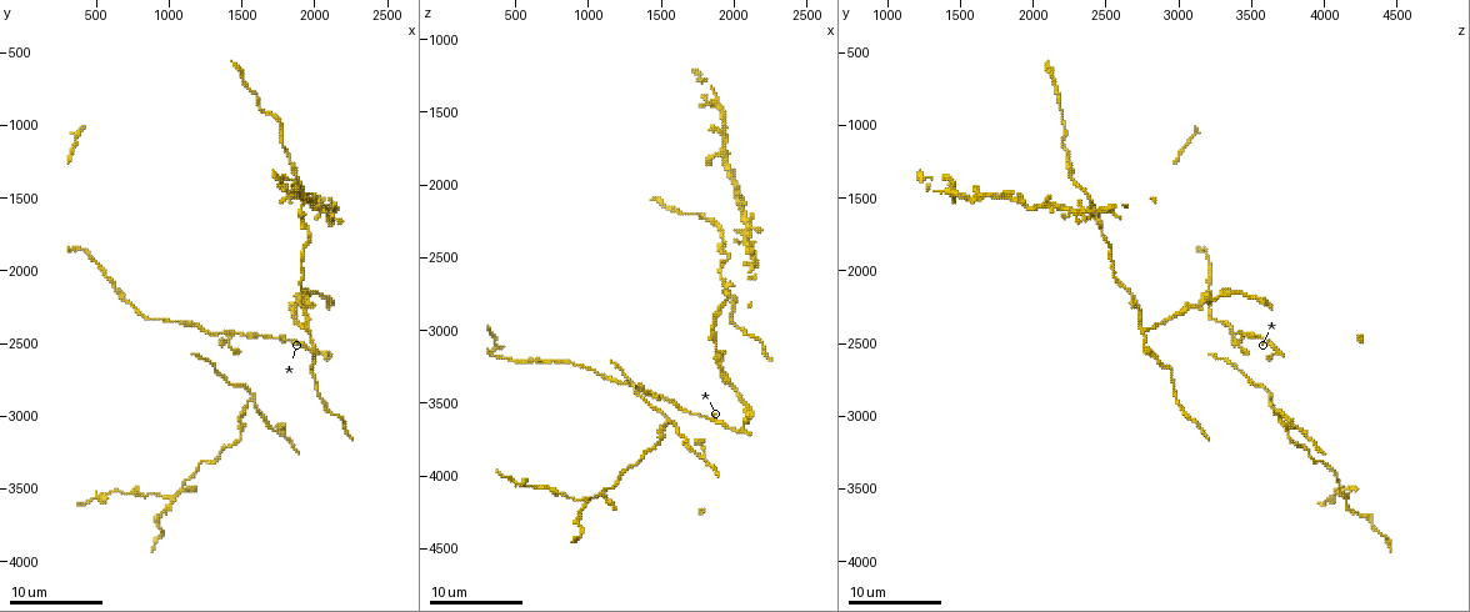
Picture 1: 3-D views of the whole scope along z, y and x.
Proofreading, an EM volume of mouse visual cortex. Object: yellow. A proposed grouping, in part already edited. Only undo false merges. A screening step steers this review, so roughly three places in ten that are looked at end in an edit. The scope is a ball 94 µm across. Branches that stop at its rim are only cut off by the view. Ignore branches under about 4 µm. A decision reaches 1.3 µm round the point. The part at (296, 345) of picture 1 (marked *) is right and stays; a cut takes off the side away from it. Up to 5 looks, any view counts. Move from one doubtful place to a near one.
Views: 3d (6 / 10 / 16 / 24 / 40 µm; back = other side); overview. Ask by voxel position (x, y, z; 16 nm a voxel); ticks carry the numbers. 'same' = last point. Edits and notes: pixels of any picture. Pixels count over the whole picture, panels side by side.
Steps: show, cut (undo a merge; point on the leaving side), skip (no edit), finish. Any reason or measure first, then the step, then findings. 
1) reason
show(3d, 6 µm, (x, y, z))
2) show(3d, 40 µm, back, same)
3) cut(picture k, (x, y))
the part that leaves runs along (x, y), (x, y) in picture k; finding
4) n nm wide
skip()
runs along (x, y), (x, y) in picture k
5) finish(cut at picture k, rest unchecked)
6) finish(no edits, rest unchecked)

three arms meet
show(3d, 10 µm, (1560, 2880, 3640))

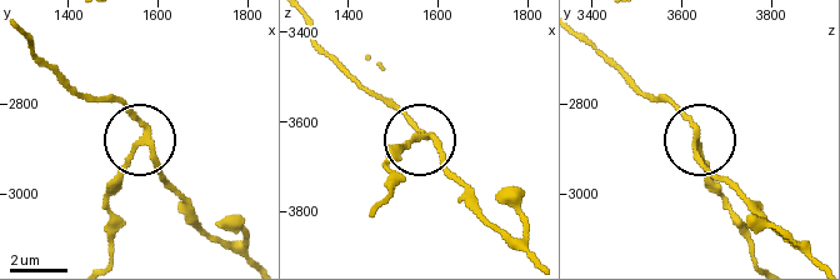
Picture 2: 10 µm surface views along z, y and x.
side arm 10 µm
cut(picture 2, (121, 169))
the part that leaves runs along (143, 141), (109, 203), (109, 254) in picture 2; two cells meet here

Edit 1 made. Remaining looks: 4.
show(overview)

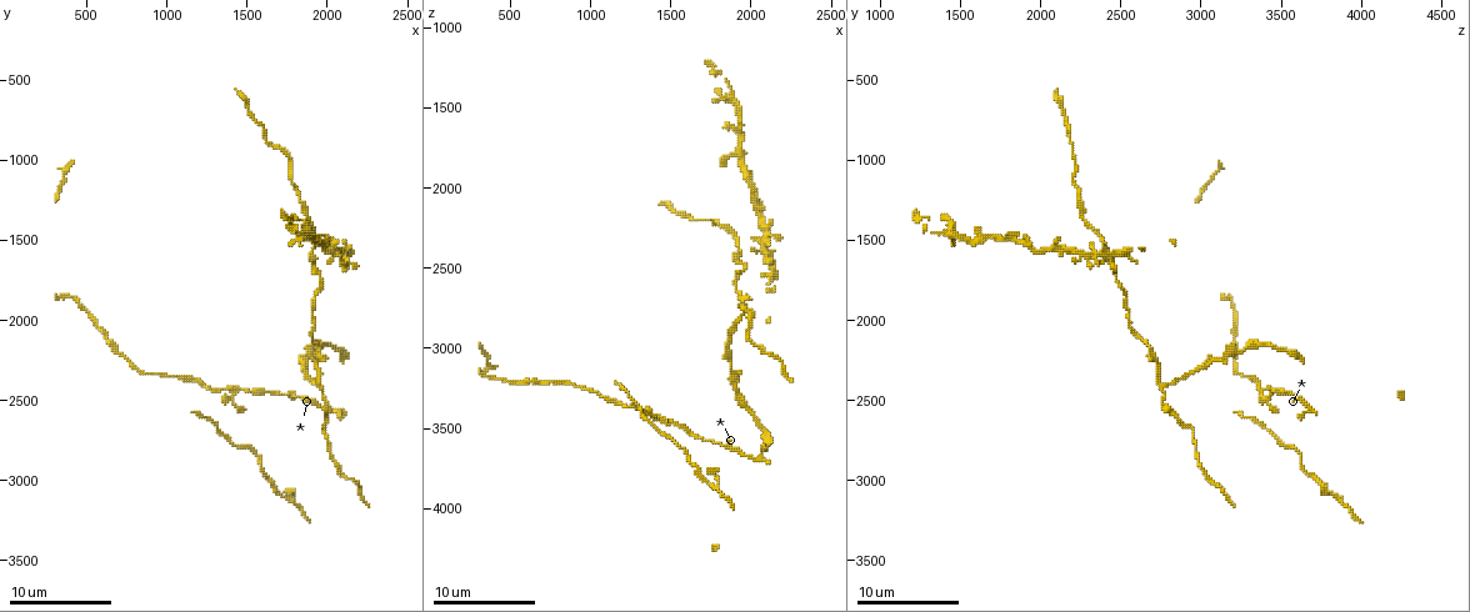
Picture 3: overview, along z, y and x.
four arms meet
show(3d, 10 µm, (1420, 2460, 3440))

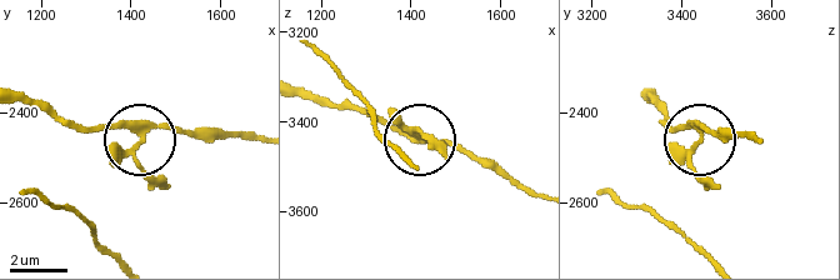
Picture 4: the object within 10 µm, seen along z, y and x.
4 arms
skip()
one cell here

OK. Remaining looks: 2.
thin arm on a thick one
show(3d, 10 µm, (1980, 2420, 2760))

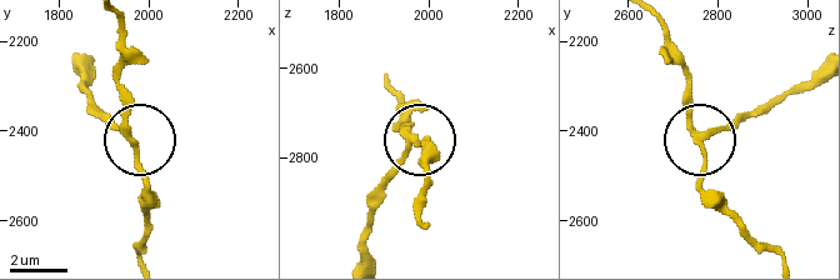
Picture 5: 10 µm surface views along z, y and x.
180 nm wide
cut(picture 5, (105, 124))
the part that leaves runs along (406, 149), (375, 211), (365, 254) in picture 5; two cells meet here

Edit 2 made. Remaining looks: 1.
finish(cut at picture 2, cut at picture 5, rest unchecked)

